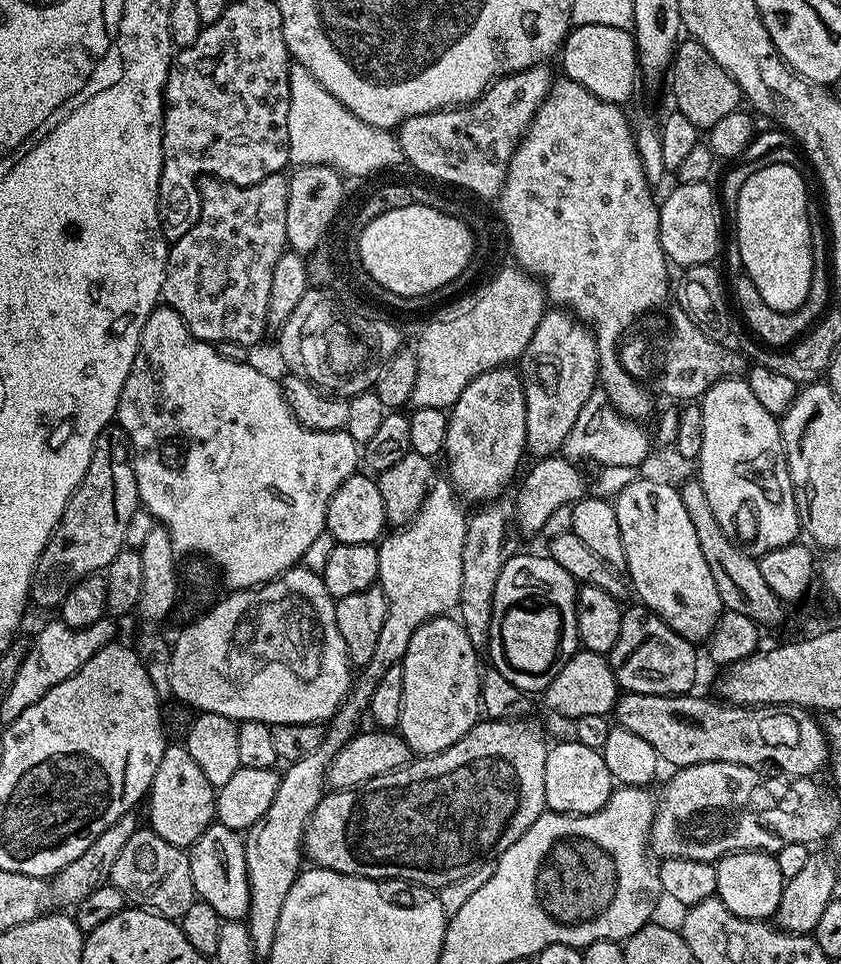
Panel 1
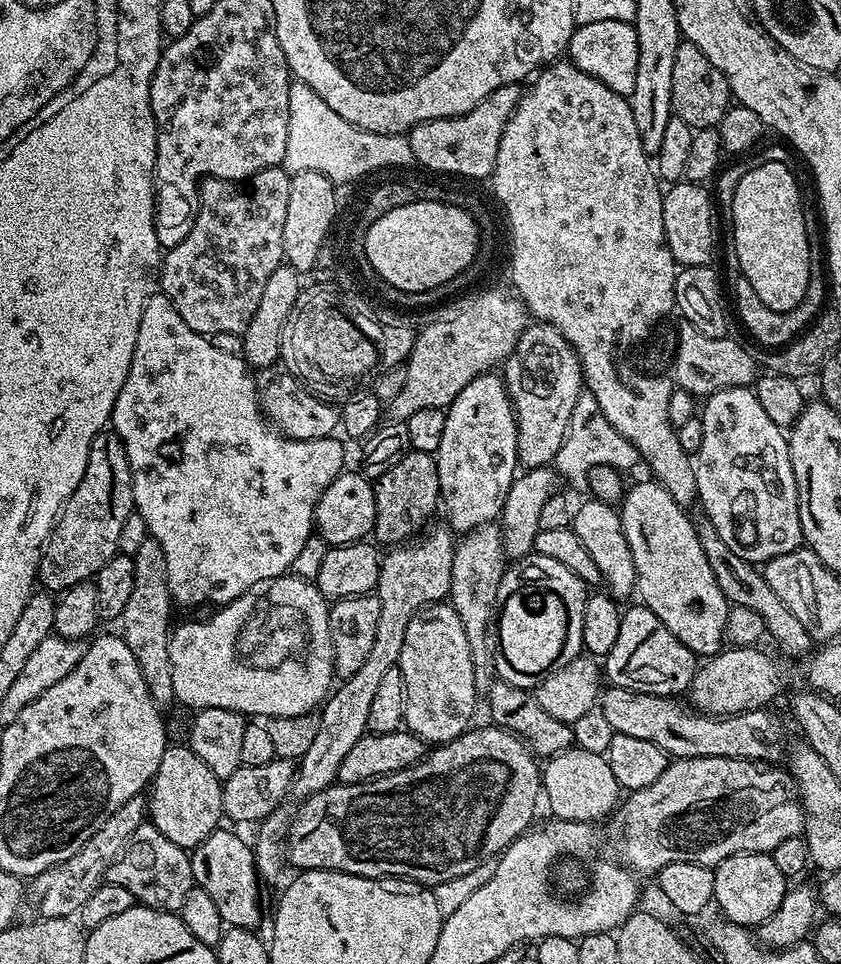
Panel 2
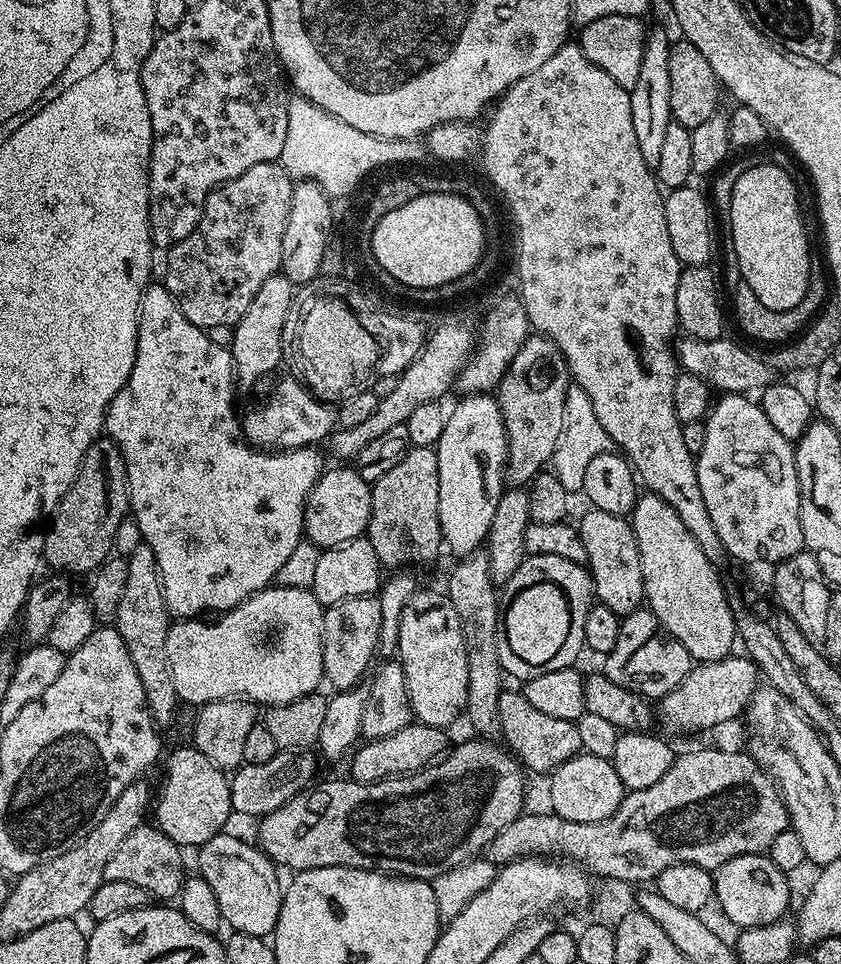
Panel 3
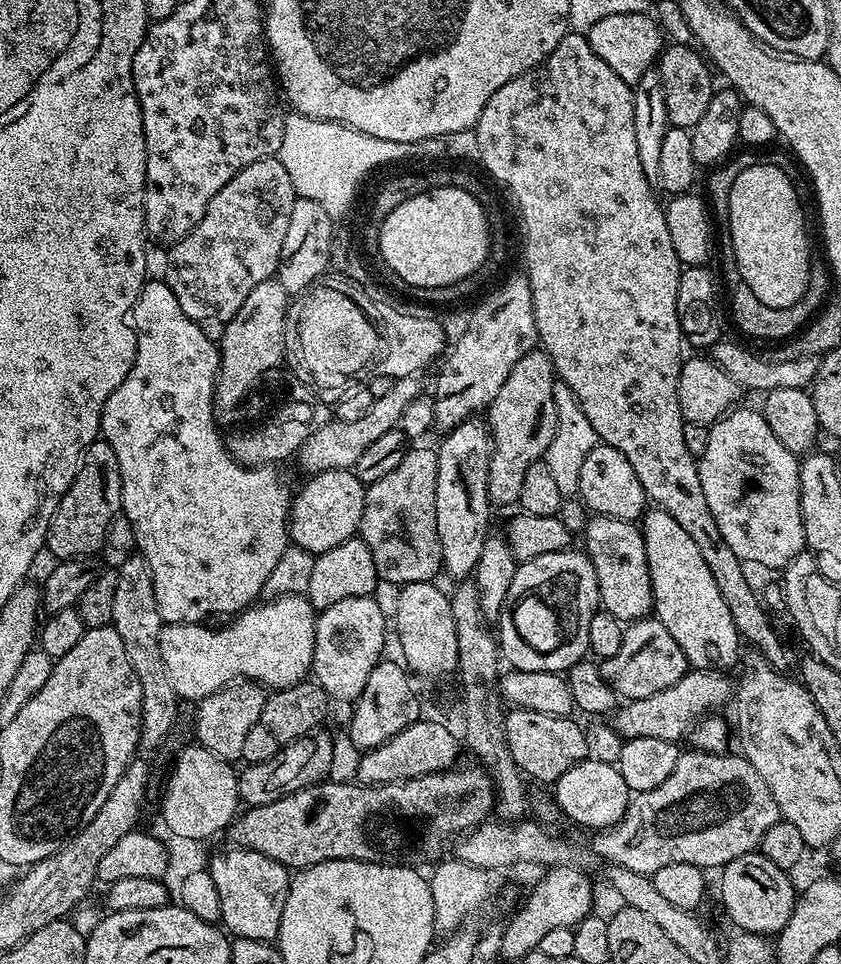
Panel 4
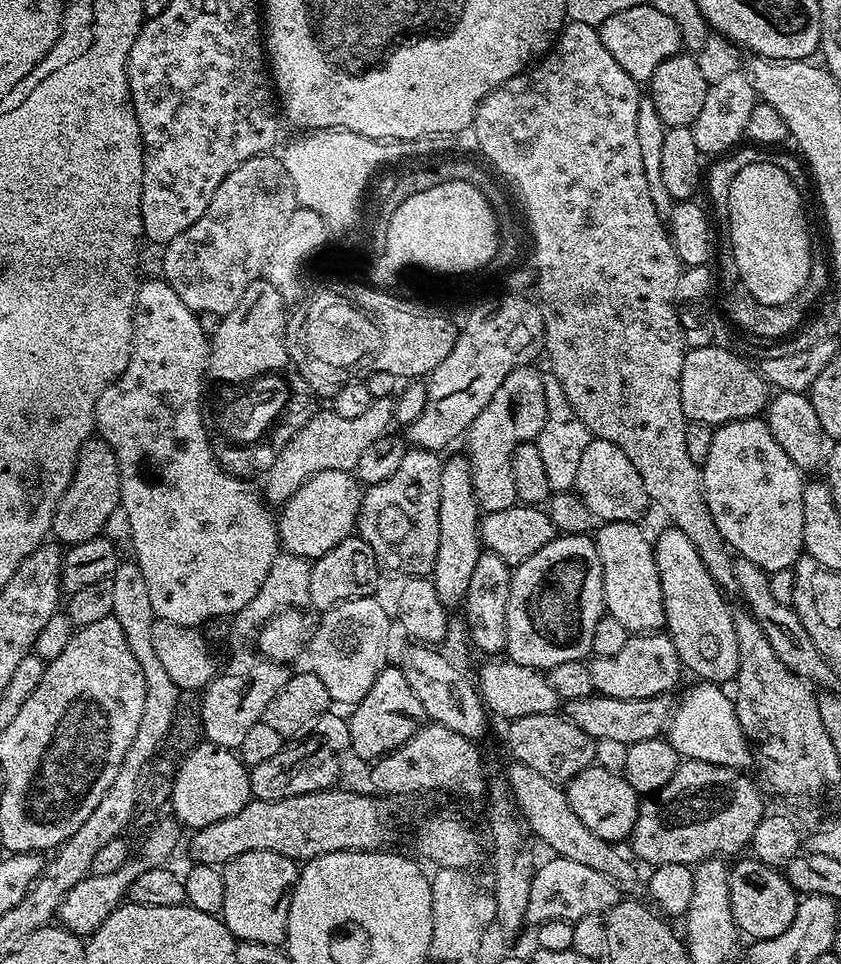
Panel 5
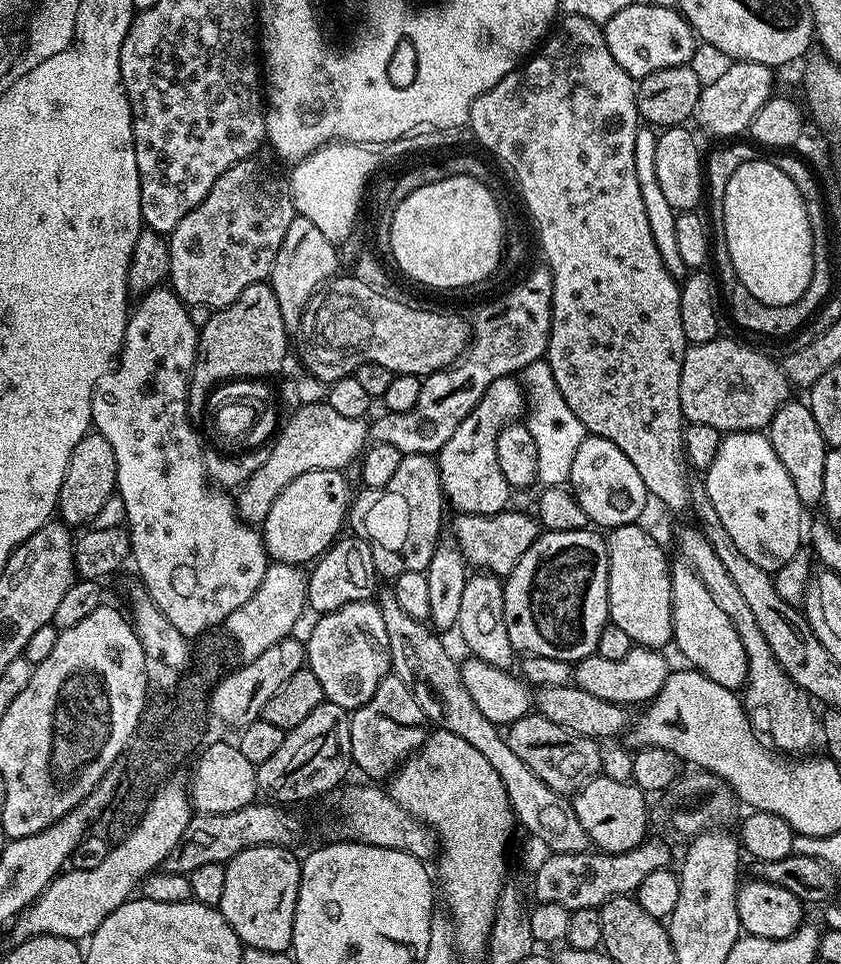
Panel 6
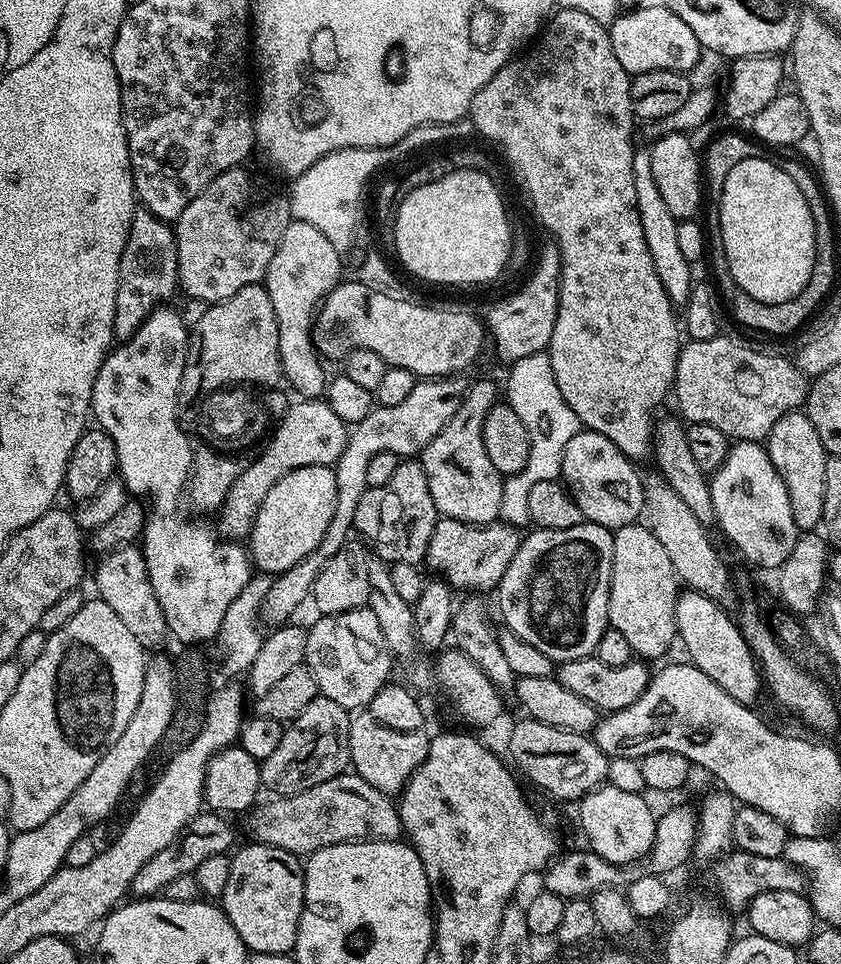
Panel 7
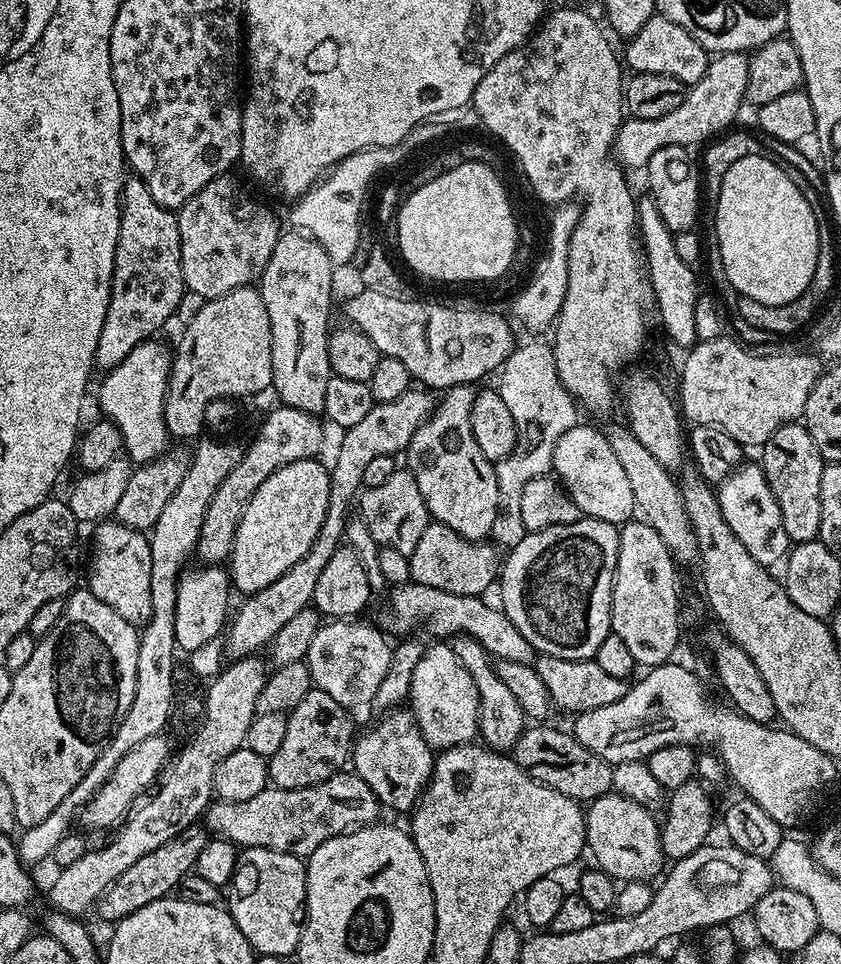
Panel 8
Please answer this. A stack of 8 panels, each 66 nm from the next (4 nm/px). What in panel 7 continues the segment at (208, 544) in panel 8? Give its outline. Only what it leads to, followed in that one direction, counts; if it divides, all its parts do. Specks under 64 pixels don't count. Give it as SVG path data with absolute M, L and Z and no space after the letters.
M300 398L297 401L293 408L285 410L280 425L274 430L271 429L270 435L272 434L272 437L269 438L264 453L253 464L251 462L245 463L242 474L238 474L238 478L234 478L234 486L230 486L226 498L221 502L218 513L218 519L220 519L218 532L223 539L240 542L252 535L254 518L258 514L262 502L266 502L266 494L270 494L274 482L286 478L286 474L290 474L302 466L335 465L336 459L342 454L342 450L348 441L350 428L349 425L342 422L342 418L338 418L338 414L334 414L334 410L330 410L327 399Z

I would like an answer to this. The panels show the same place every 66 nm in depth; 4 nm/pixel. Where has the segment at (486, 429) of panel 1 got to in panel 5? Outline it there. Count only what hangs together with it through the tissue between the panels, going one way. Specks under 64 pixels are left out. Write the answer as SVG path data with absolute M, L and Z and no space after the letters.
M463 455L447 457L442 470L440 483L440 509L438 510L438 558L432 567L430 577L434 590L438 590L438 602L449 610L459 609L466 598L466 590L470 590L470 574L474 574L474 566L482 551L480 542L480 518L482 512L476 502L476 488L472 484L470 465Z

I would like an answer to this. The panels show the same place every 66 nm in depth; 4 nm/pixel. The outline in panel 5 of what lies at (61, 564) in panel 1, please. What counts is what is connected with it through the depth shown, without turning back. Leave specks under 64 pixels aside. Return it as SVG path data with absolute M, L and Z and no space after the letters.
M89 438L78 454L70 482L60 496L52 519L51 535L57 536L55 539L64 546L90 542L103 533L106 518L110 518L110 514L119 507L120 471L116 451L105 440Z

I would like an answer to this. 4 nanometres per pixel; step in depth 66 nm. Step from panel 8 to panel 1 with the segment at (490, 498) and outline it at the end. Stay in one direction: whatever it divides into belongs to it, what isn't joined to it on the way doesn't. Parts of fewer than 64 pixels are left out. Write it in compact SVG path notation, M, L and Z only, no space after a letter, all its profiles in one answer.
M567 310L545 311L538 330L534 330L534 338L530 338L530 346L526 346L524 355L518 361L520 380L524 383L526 394L526 448L533 457L557 455L563 449L570 430L574 430L574 422L578 422L578 414L582 414L582 406L586 406L586 398L598 388L598 357L596 355L596 339L591 328L580 323Z

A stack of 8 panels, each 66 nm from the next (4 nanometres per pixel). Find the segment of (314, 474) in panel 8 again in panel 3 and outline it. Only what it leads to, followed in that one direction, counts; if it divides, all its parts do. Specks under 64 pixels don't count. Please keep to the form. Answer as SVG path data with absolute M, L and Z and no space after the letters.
M329 467L313 486L304 507L304 536L322 550L361 539L367 533L372 505L372 484L356 473L355 467Z

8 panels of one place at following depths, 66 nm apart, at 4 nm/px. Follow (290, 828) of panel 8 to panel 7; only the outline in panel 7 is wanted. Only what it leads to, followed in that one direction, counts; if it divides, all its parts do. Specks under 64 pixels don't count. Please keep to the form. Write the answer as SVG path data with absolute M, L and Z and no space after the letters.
M345 770L339 776L330 778L326 782L318 782L318 786L310 786L310 790L302 790L293 796L276 796L275 798L268 798L263 802L257 803L255 807L247 813L248 832L253 841L257 844L269 844L275 848L281 848L287 852L292 852L294 855L301 858L307 857L309 854L322 850L326 846L334 846L335 844L351 844L357 840L400 840L402 836L402 829L400 826L400 810L394 803L393 797L382 794L382 790L374 790L374 786L370 786L370 782L366 782L366 778L353 774L351 771Z

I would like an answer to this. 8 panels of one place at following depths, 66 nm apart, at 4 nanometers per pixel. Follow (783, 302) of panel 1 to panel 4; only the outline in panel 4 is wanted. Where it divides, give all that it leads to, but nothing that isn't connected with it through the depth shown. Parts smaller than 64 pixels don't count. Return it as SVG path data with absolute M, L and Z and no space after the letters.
M761 162L743 170L734 178L734 186L730 186L726 231L732 239L739 279L754 290L758 302L775 308L794 306L808 289L810 275L808 232L804 229L804 212L792 179L778 166Z

